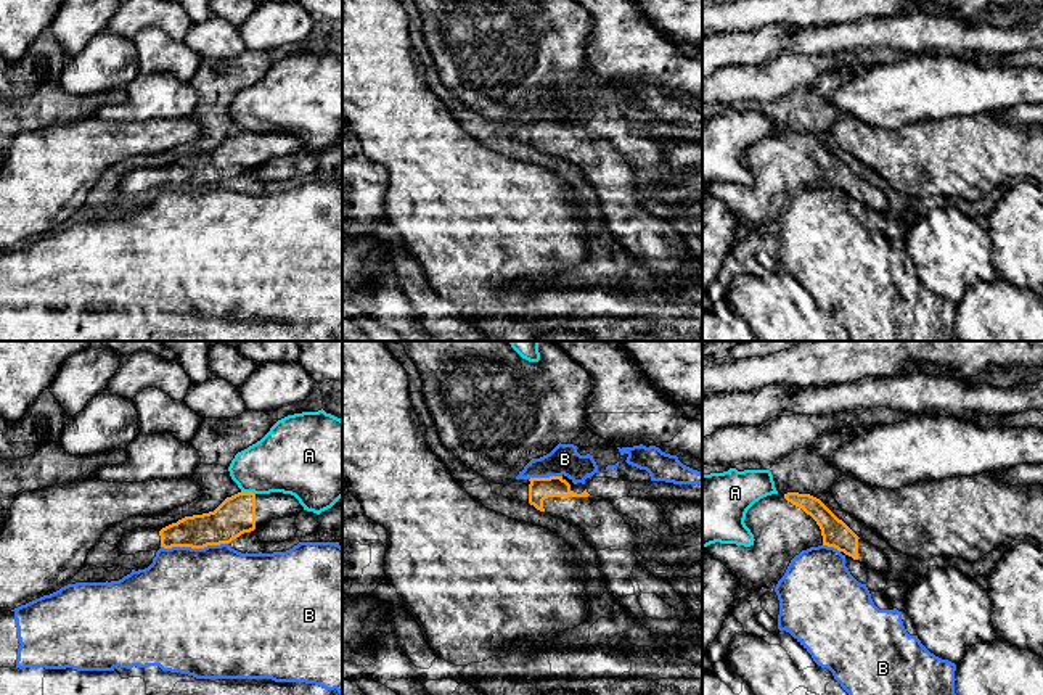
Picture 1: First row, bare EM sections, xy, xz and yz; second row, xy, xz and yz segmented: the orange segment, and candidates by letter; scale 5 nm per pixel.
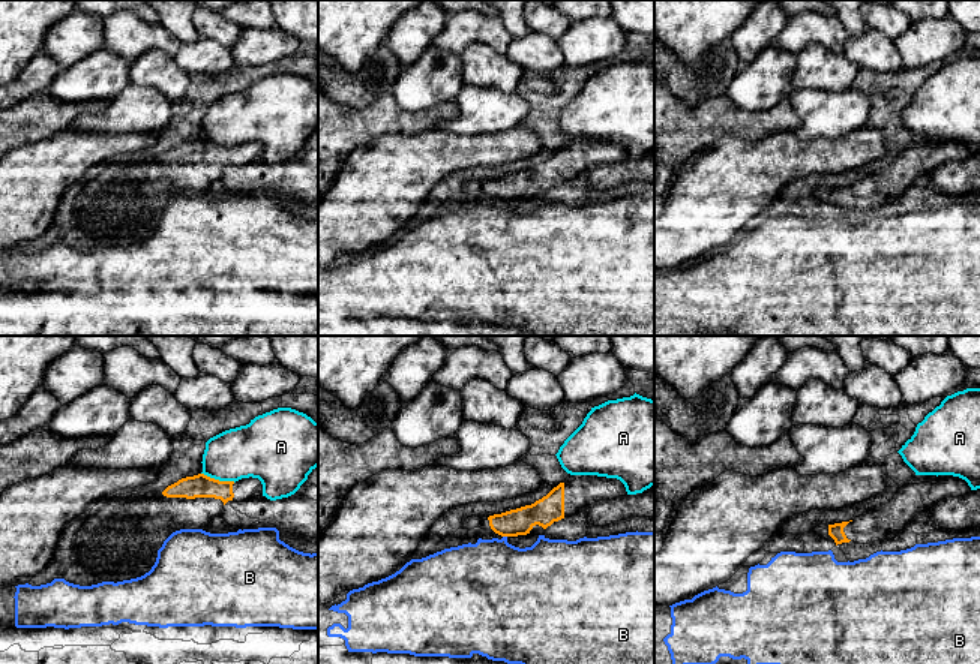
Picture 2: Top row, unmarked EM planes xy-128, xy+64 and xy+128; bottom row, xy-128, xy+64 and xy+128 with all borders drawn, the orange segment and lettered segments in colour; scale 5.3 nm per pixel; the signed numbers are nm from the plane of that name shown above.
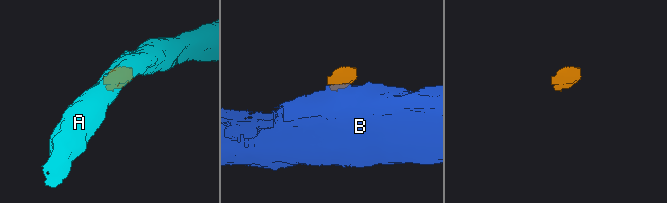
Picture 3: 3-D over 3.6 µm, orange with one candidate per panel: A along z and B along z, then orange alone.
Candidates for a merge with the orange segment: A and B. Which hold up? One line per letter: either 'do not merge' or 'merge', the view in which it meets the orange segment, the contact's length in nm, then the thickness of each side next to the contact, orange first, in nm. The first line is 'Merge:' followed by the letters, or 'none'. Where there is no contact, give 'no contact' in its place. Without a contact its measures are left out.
Merge: none
A: do not merge; meets orange in xy; contact 80 nm long; 190 nm thick on the orange side, 320 nm on the other
B: do not merge; meets orange in xy; contact 340 nm long; 190 nm thick on the orange side, 500 nm on the other

